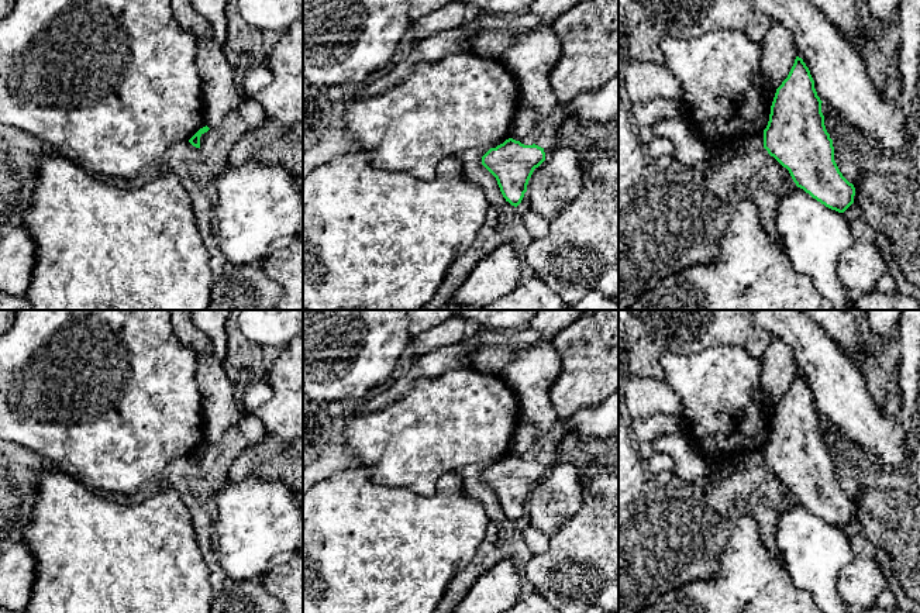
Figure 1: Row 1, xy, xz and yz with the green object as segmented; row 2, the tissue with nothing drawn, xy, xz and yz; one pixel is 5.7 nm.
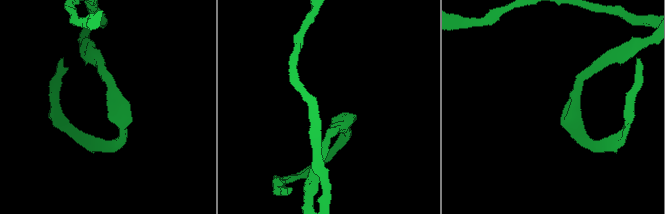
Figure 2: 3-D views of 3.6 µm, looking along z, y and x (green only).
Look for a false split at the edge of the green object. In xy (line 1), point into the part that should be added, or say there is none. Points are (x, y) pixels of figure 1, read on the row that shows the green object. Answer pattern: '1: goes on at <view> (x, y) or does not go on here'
1: does not go on here

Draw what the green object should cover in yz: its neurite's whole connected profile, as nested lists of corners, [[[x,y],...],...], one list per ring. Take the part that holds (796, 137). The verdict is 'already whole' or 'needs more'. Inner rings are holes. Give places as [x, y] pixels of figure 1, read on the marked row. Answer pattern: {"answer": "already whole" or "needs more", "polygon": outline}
{"answer": "already whole", "polygon": [[[796,56],[788,78],[776,89],[764,130],[764,148],[789,171],[797,187],[826,207],[844,213],[854,203],[855,187],[843,176],[834,161],[833,140],[824,125],[821,103],[809,68]]]}

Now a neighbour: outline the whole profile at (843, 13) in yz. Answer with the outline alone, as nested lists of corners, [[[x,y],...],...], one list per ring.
[[[807,0],[816,6],[848,39],[852,47],[865,42],[865,34],[858,23],[854,0]]]

